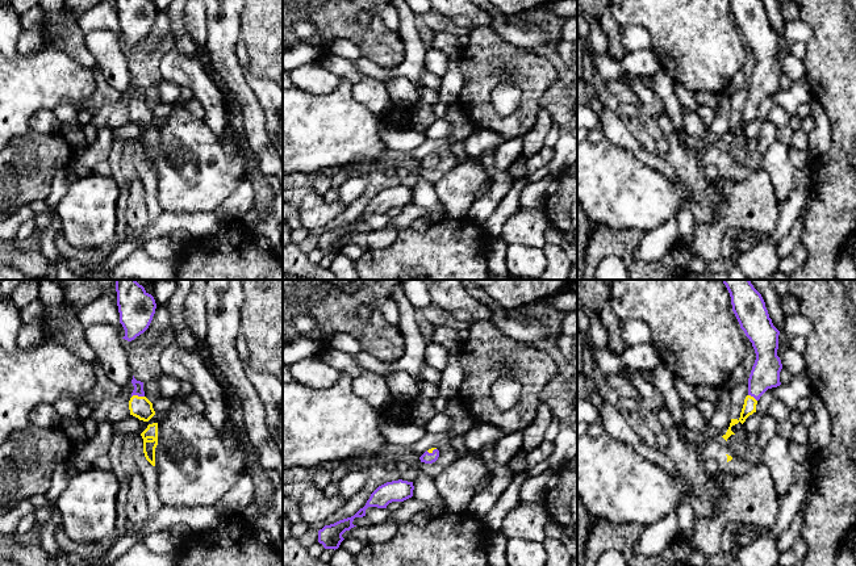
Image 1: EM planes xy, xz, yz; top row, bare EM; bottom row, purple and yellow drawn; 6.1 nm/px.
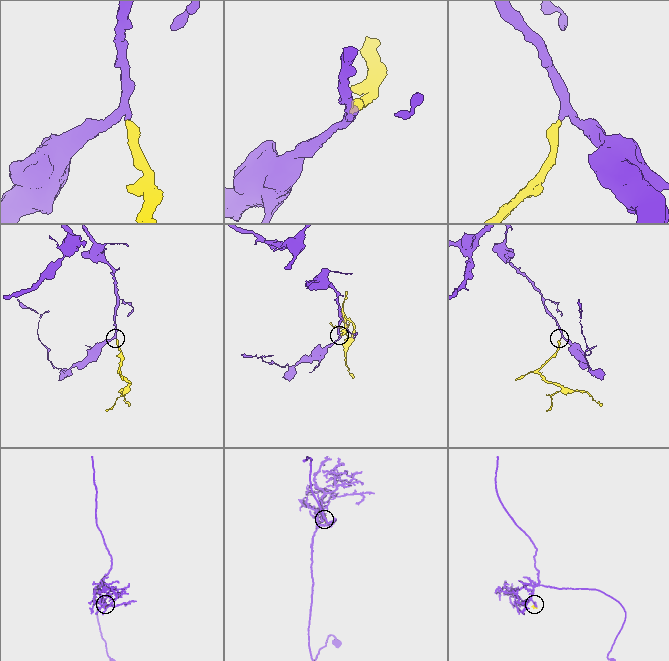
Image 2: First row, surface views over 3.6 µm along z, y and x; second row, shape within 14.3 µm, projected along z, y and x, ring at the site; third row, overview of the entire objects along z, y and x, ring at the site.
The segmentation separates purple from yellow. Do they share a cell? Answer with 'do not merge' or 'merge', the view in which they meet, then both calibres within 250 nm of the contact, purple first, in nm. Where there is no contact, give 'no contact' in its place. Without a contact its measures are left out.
merge | xy | 60/140 nm

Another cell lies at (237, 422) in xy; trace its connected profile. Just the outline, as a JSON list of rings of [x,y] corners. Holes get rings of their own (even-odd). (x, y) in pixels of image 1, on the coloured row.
[[[201,341],[199,347],[199,353],[201,355],[201,359],[204,360],[208,369],[213,373],[213,376],[218,380],[218,382],[229,389],[229,401],[231,406],[231,425],[235,436],[238,437],[241,443],[241,452],[243,456],[254,446],[251,441],[247,437],[247,433],[243,428],[243,419],[242,419],[242,406],[241,402],[237,399],[231,386],[226,381],[225,376],[220,370],[220,368],[214,364],[210,348],[205,341]]]

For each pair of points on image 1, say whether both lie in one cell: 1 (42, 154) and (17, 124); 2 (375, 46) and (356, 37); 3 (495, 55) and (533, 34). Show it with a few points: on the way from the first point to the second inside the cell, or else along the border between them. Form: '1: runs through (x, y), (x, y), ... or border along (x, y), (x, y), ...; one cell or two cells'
1: border along (30, 130), (13, 138); two cells
2: runs through (371, 42), (360, 37); one cell
3: border along (489, 26), (505, 40), (533, 50); two cells

